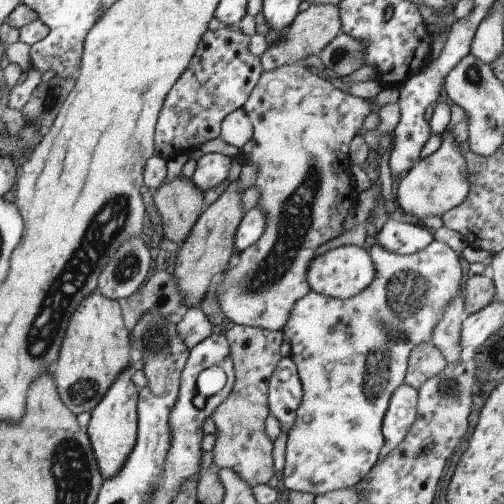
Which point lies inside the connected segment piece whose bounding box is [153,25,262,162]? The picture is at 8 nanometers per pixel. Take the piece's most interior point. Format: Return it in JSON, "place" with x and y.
{"place":[221,74]}

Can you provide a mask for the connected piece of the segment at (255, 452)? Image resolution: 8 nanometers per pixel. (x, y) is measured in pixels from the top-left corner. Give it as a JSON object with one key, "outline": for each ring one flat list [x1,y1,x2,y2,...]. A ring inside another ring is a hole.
{"outline":[[233,325,224,337,230,348,230,357,234,370,234,383,227,398,210,416,215,425,215,444,213,462,219,469,231,469,250,487,265,485,278,473,271,460,272,442,265,433,265,418,268,409,268,380,275,370,275,365,282,359,279,350,283,342,282,332,268,331,257,327]]}

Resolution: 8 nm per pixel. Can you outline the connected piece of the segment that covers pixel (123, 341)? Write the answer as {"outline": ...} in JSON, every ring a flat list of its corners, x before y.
{"outline":[[95,291,75,307,59,348,55,362,55,388,63,404,75,415,91,412,107,389,129,363,129,341,116,300,105,298]]}

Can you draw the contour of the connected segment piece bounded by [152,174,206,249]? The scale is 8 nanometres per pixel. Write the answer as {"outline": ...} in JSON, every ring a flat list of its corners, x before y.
{"outline":[[180,174,170,184,159,188,157,192,153,193,152,201,162,218,160,232,165,238,164,241,169,243,173,249,179,248,179,245,187,238,197,217,206,207,205,202,203,202,203,193,191,180,186,181]]}

